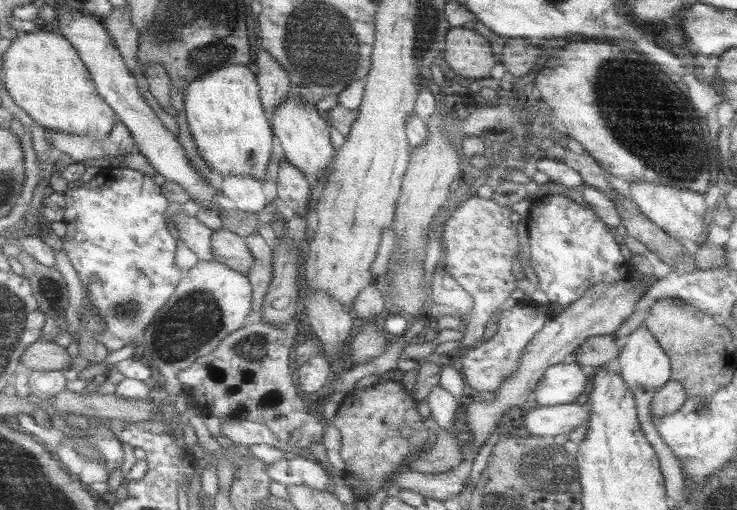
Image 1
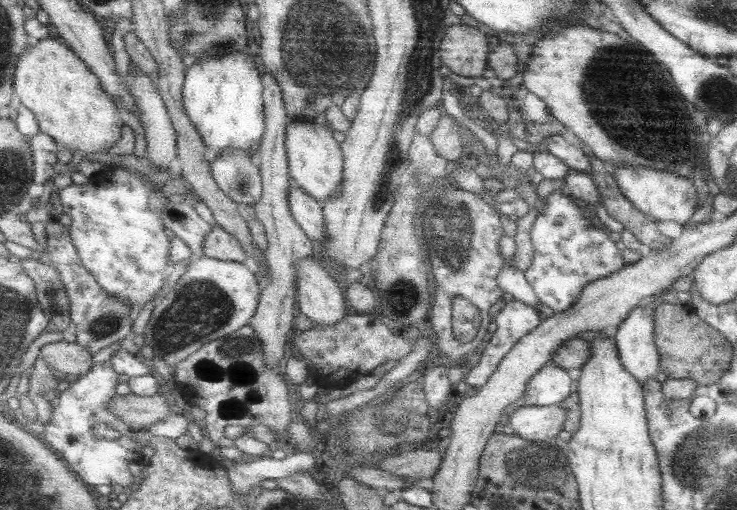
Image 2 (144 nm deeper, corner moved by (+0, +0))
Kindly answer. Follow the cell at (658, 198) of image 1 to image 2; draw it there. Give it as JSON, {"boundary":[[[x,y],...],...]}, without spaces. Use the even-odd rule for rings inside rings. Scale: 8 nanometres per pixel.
{"boundary":[[[615,166],[613,178],[623,198],[627,198],[639,212],[653,216],[653,220],[673,220],[681,226],[687,226],[687,220],[695,212],[697,194],[691,180],[681,178],[671,172],[647,170],[647,168],[631,168],[631,166]]]}

